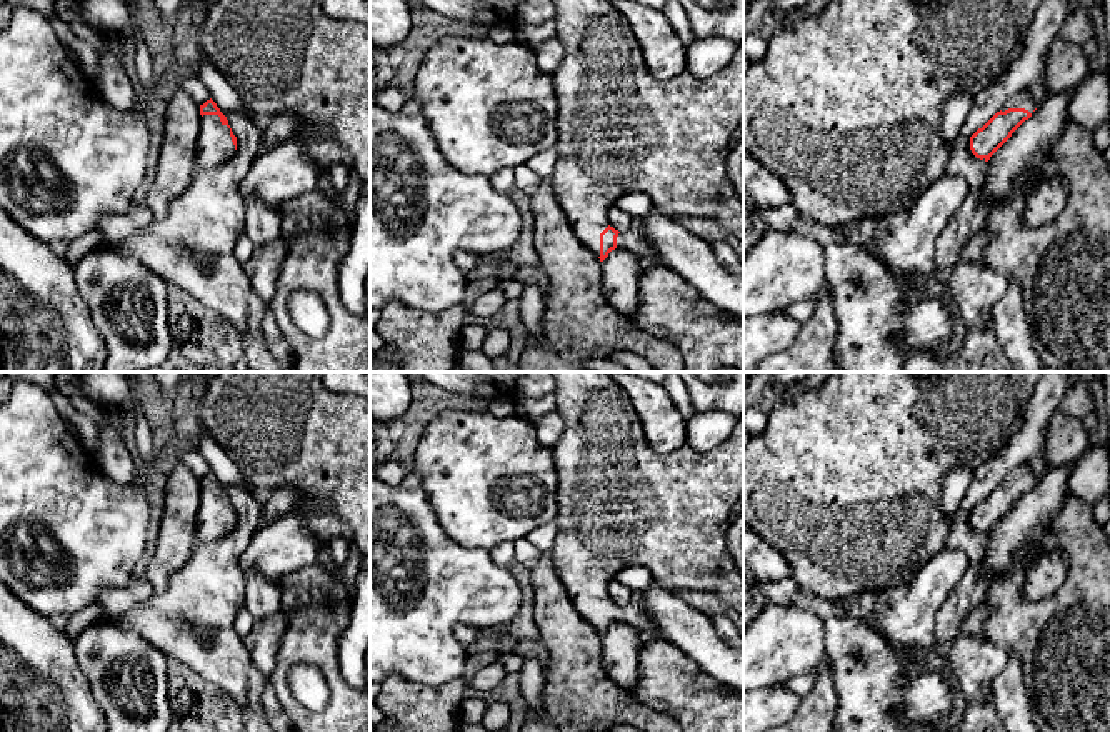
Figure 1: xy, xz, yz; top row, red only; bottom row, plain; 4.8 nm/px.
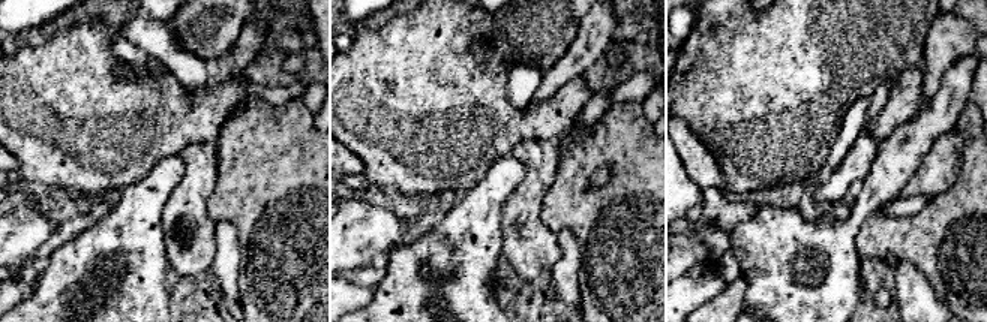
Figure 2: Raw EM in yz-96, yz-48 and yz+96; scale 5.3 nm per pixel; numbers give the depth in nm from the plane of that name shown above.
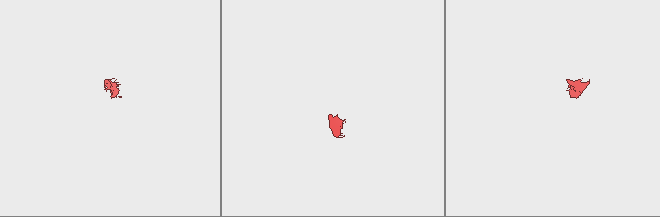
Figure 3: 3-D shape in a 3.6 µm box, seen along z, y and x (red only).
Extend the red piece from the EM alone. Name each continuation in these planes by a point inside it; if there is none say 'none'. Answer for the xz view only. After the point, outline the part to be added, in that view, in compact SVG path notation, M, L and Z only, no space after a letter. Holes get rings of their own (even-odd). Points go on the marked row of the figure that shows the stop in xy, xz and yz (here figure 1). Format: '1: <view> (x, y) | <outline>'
1: xz (620, 130) | M553 0L553 5L557 23L555 37L562 42L565 55L560 67L552 73L555 97L558 102L558 140L555 145L558 160L553 167L550 183L577 238L597 257L600 257L600 233L608 227L608 210L622 195L643 192L652 198L655 212L673 220L703 218L717 222L727 228L740 243L743 243L743 203L738 200L727 170L730 148L738 132L743 128L743 40L738 43L733 58L708 80L697 80L687 73L668 80L657 80L650 75L645 65L645 57L630 25L615 8L612 0Z
2: xz (632, 239) | M637 223L632 228L618 233L617 248L623 248L623 250L635 253L645 267L663 263L660 255L650 245L650 242L643 237Z

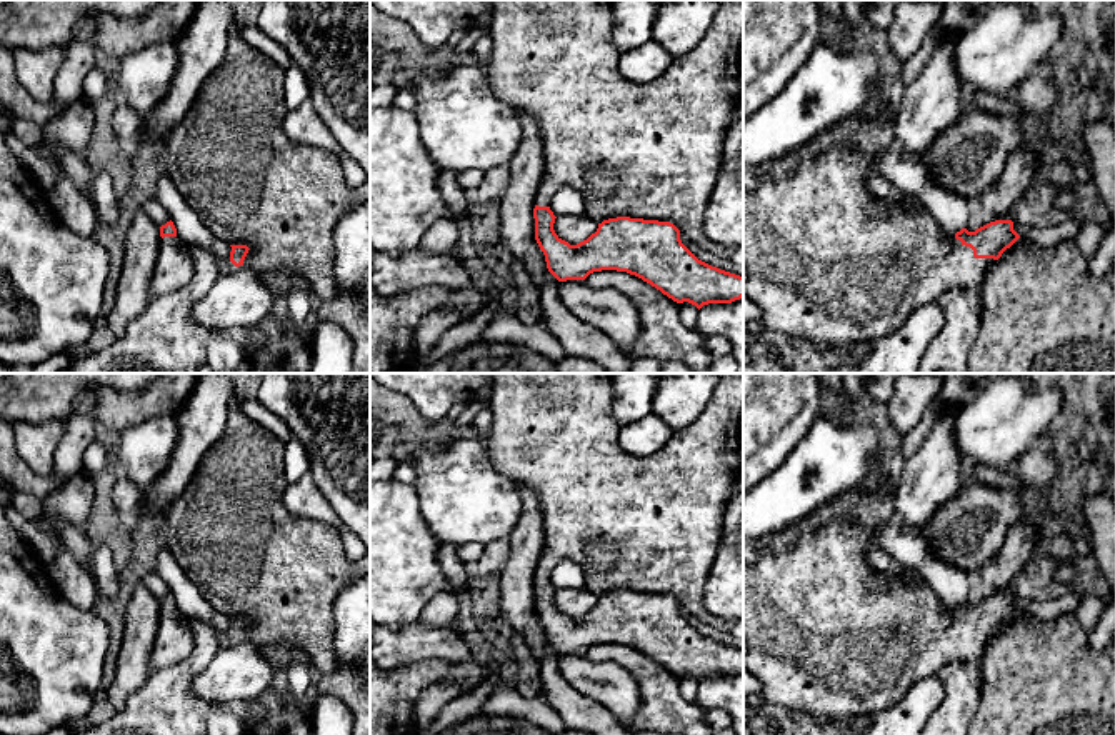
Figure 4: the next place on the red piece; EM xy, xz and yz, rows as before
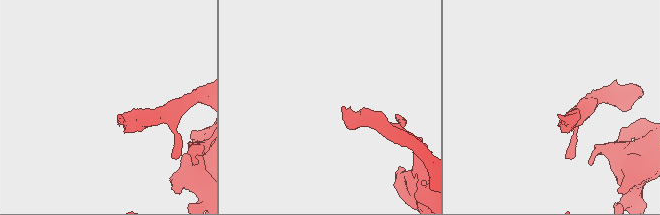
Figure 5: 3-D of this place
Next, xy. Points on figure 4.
none

